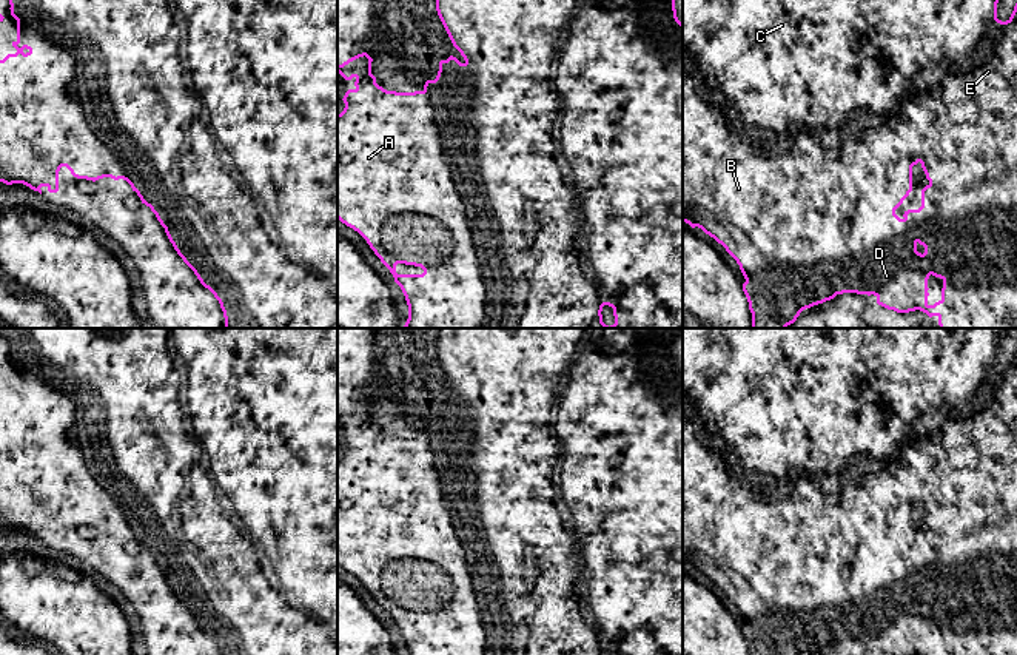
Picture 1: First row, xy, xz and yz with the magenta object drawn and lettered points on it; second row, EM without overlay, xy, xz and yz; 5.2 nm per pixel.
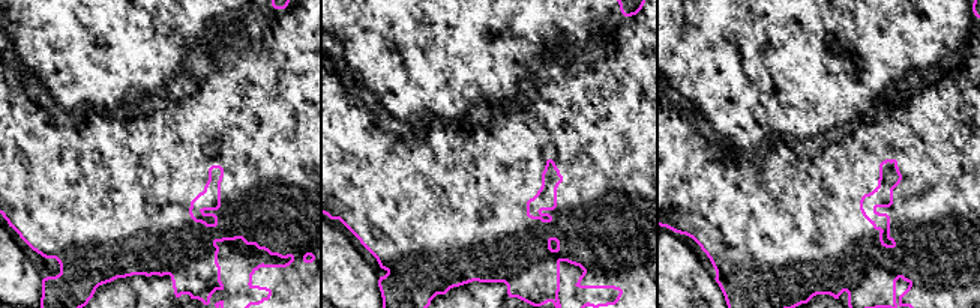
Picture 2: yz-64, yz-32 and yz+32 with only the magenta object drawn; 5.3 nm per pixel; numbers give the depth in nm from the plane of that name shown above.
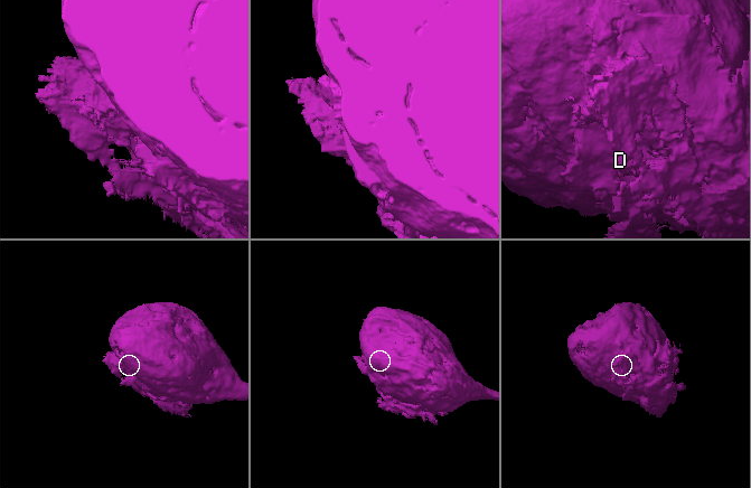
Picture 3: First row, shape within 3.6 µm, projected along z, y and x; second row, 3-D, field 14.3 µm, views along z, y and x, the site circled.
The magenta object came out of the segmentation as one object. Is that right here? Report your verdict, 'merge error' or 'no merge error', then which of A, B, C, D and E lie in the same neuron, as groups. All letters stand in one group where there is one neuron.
no merge error; A B C D E

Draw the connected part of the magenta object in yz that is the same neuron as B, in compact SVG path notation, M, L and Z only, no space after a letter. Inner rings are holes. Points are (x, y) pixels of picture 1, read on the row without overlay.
M683 328L683 567L686 567L686 569L689 569L689 570L690 570L690 572L692 572L692 573L695 573L695 572L698 572L698 573L701 573L701 575L703 575L703 576L704 576L704 578L706 578L706 579L709 579L709 581L710 581L710 583L713 583L713 584L715 584L715 586L717 586L717 587L718 587L718 589L721 589L721 590L723 590L723 592L724 592L724 593L726 593L726 596L727 596L727 598L729 598L729 600L730 600L730 601L732 601L732 603L733 603L733 604L735 604L735 606L737 606L737 609L738 609L738 610L740 610L740 615L741 615L741 618L743 618L743 621L744 621L744 624L746 624L746 627L744 627L744 629L743 629L743 637L744 637L744 640L746 640L746 643L747 643L747 647L749 647L749 655L806 655L806 653L811 653L811 652L814 652L814 650L818 650L818 649L823 649L823 647L826 647L826 646L831 646L831 644L834 644L834 643L835 643L835 641L837 641L837 640L843 640L843 638L857 638L857 640L868 640L868 641L871 641L871 640L874 640L874 641L875 641L875 643L877 643L877 649L878 649L878 650L881 650L881 652L884 652L884 653L888 653L888 655L1017 655L1017 348L1015 348L1015 351L1014 351L1014 356L1012 356L1012 359L1011 359L1011 362L1009 362L1009 364L1008 364L1008 365L1006 365L1006 367L1002 367L1002 365L999 365L999 364L997 364L997 348L999 348L999 339L1000 339L1000 336L1002 336L1002 334L1009 334L1009 336L1011 336L1011 334L1012 334L1012 333L1014 333L1014 331L1017 331L1017 328ZM918 507L920 507L920 509L921 509L921 513L923 513L923 516L925 516L925 519L926 519L926 524L928 524L928 526L929 526L929 529L928 529L928 530L926 530L926 532L925 532L925 533L923 533L923 535L921 535L921 552L920 552L920 553L918 553L918 555L908 555L908 556L905 556L905 559L903 559L903 563L901 563L901 564L900 564L900 563L898 563L898 561L897 561L897 559L895 559L895 555L897 555L897 553L898 553L898 552L900 552L900 550L901 550L901 549L903 549L903 546L905 546L905 544L906 544L906 542L908 542L908 541L909 541L909 538L911 538L911 536L912 536L912 512L914 512L914 510L917 510L917 509L918 509ZM931 620L932 620L932 621L935 621L935 623L940 623L940 624L941 624L941 626L943 626L943 633L941 633L941 644L940 644L940 646L938 646L938 647L935 647L935 649L934 649L934 650L929 650L929 649L928 649L928 641L929 641L929 638L928 638L928 635L929 635L929 633L928 633L928 624L929 624L929 621L931 621Z

